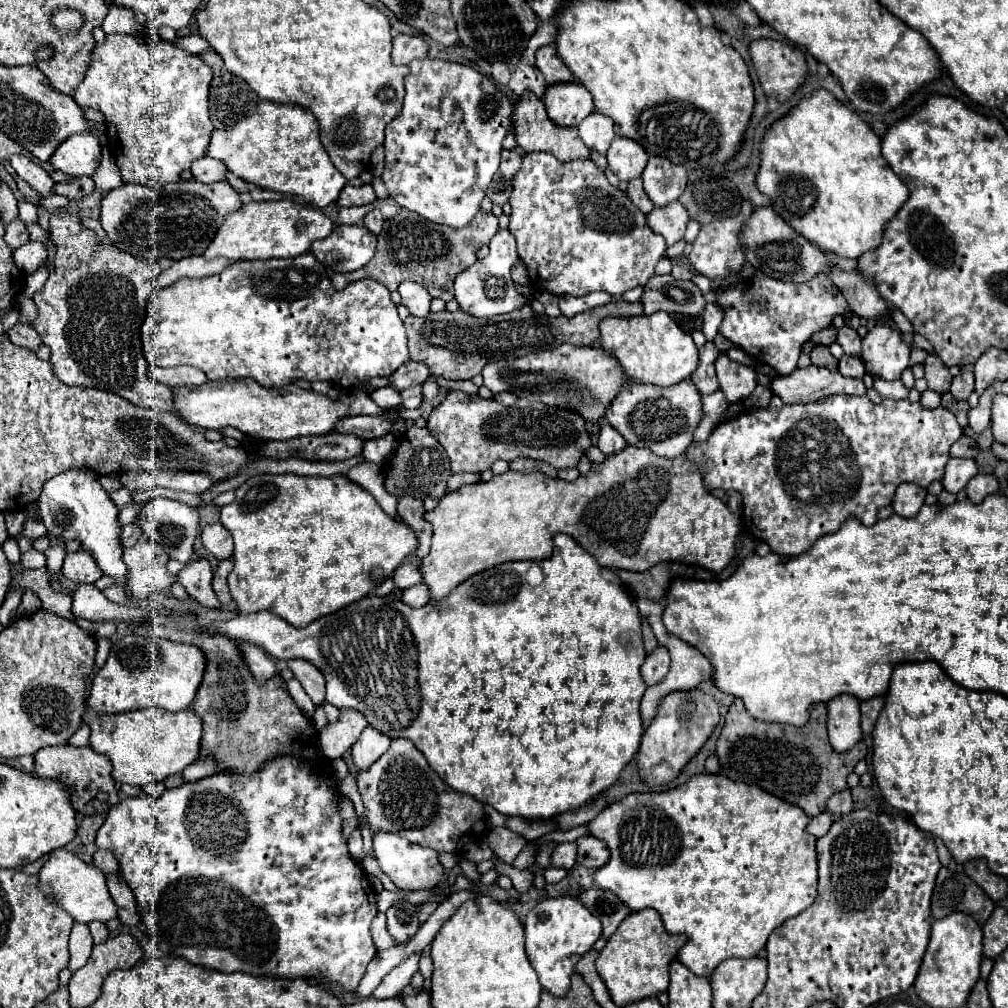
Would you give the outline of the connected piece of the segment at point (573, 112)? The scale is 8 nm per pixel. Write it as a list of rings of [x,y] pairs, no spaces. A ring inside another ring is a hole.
[[[581,82],[551,84],[543,96],[543,104],[557,126],[579,126],[593,112],[591,94]]]

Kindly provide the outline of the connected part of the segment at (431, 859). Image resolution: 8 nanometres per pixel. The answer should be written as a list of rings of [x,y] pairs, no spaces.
[[[389,832],[373,834],[371,840],[373,840],[375,860],[379,862],[381,870],[395,882],[397,888],[403,888],[403,890],[429,890],[429,888],[439,884],[439,880],[443,876],[443,866],[439,864],[435,850],[417,846],[417,844],[409,842],[407,838],[401,838],[399,834],[389,834]]]

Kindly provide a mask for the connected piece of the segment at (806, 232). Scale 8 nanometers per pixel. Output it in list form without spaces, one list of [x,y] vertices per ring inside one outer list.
[[[823,88],[801,98],[795,108],[767,128],[761,140],[761,164],[755,184],[759,192],[769,196],[771,208],[797,230],[797,234],[821,250],[845,258],[859,258],[863,252],[875,250],[887,220],[893,218],[909,198],[907,186],[881,156],[881,138],[851,108],[843,106]]]

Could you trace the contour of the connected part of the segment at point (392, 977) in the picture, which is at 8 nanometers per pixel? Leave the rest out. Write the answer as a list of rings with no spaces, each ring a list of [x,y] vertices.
[[[413,954],[413,956],[407,958],[403,964],[399,964],[395,970],[391,970],[391,972],[381,980],[381,984],[375,988],[375,992],[373,992],[375,998],[383,1000],[383,998],[399,996],[401,990],[409,984],[411,976],[417,972],[419,958],[421,958],[421,954]]]

